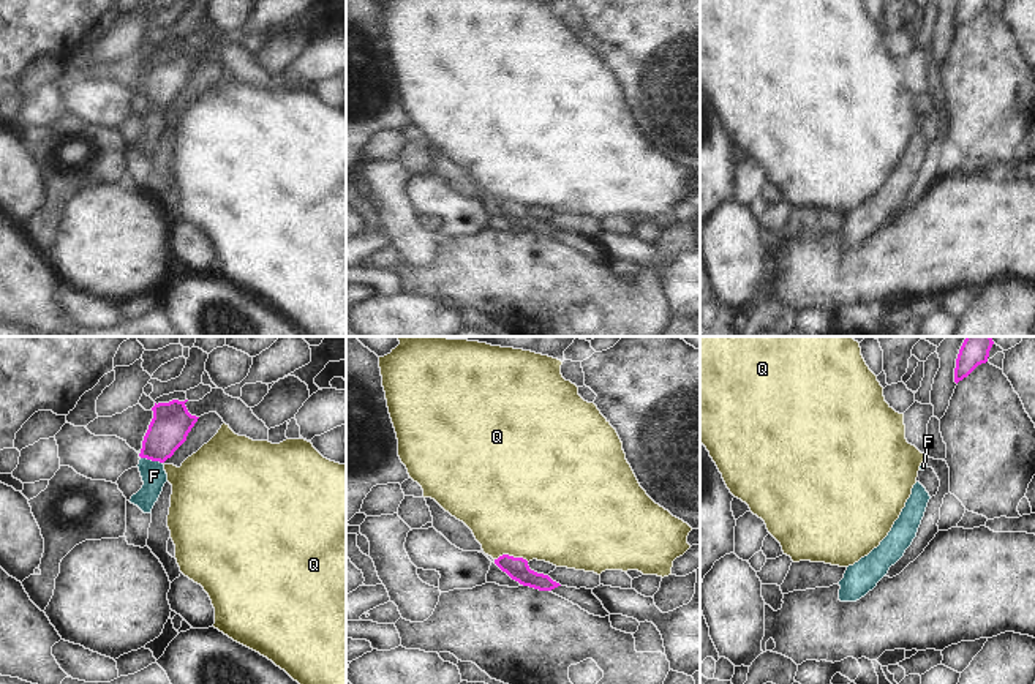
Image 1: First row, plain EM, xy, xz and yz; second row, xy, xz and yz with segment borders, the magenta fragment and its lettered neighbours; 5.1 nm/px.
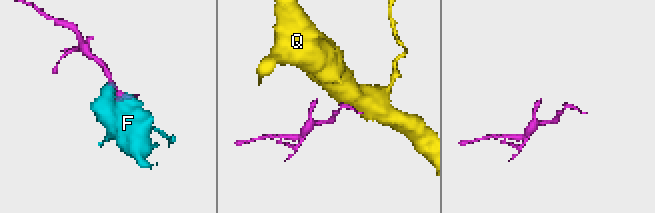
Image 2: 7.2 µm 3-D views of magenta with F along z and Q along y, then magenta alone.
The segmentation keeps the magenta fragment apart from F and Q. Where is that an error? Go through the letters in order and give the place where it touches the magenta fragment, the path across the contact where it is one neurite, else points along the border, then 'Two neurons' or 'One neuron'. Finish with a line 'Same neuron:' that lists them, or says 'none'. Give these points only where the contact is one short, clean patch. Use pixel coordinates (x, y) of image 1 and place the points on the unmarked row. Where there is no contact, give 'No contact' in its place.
F: Touches magenta at xy (152, 106). Path across: xy (171, 70), (152, 106), (154, 122). One neuron
Q: Touches magenta at xz (512, 202). Boundary: xz (495, 204), (512, 201), (528, 207). Two neurons
Same neuron: F.

